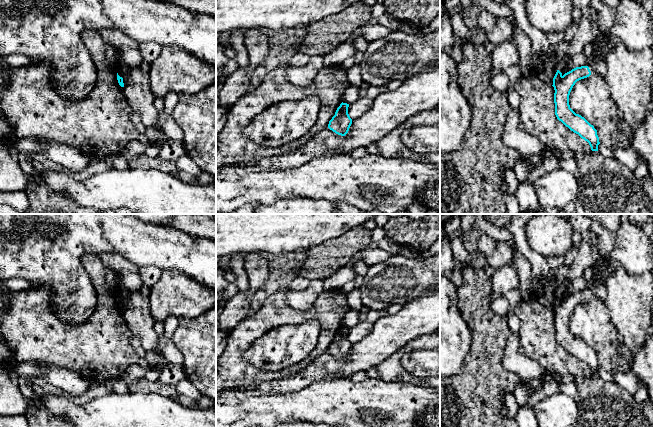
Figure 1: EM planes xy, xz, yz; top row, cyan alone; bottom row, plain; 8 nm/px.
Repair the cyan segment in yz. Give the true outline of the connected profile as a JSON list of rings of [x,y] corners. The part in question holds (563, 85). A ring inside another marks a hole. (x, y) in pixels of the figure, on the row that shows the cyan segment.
[[[592,64],[576,67],[564,75],[557,70],[553,78],[555,115],[571,131],[587,141],[592,151],[598,151],[597,130],[584,117],[576,114],[569,105],[569,95],[575,83],[595,74]]]

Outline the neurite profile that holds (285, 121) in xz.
[[[316,95],[275,103],[255,116],[244,134],[263,147],[282,147],[313,128],[320,107]]]

